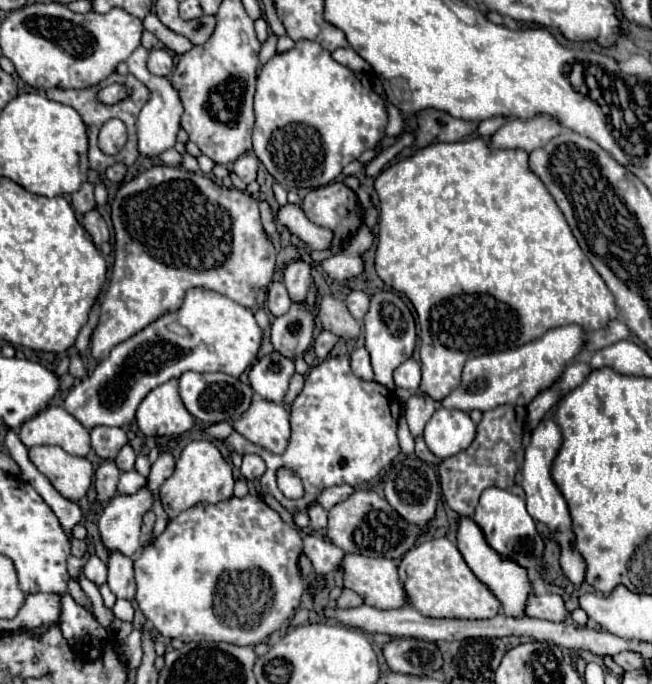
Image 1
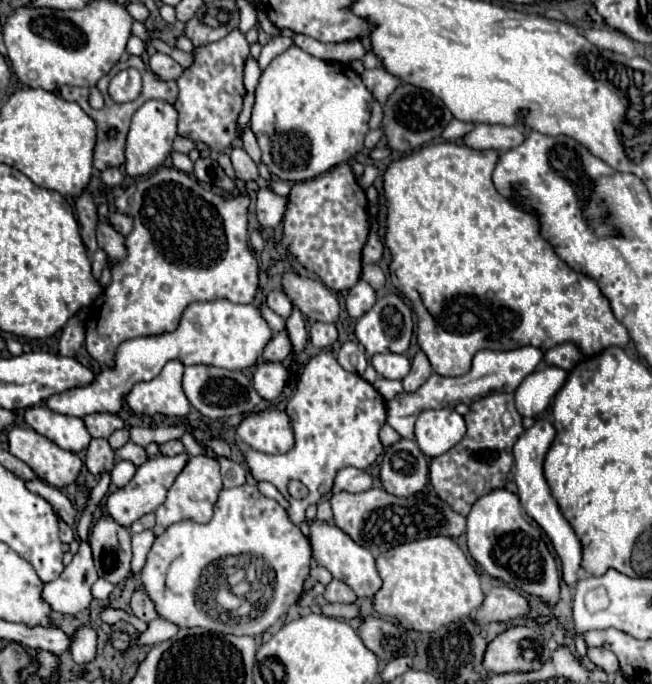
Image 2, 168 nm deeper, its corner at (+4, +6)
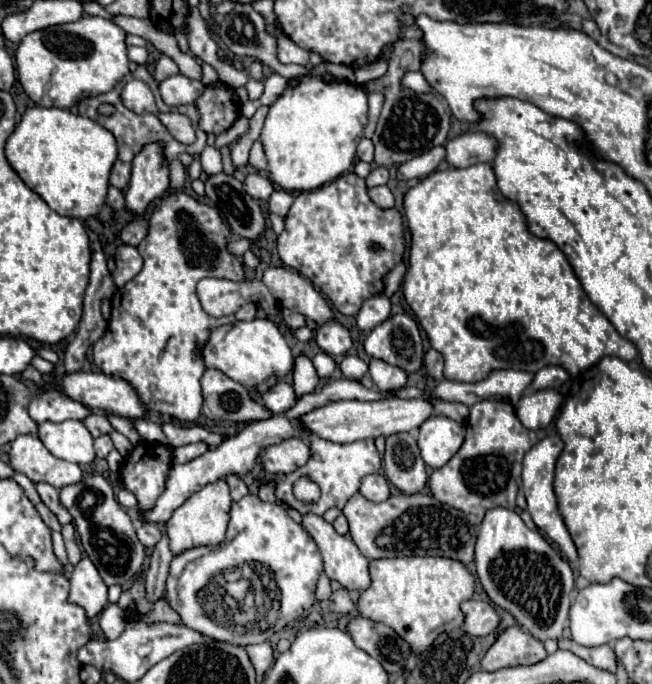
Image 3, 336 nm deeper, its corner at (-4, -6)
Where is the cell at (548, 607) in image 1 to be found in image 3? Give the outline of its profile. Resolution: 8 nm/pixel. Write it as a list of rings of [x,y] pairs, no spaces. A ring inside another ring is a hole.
[[[468,600],[462,604],[462,612],[466,614],[462,628],[472,636],[488,636],[500,624],[496,606],[486,600]]]

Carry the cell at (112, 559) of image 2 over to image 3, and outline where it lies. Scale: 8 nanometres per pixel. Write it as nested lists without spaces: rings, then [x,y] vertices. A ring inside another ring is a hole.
[[[84,474],[84,478],[78,484],[70,484],[60,490],[60,502],[72,514],[80,542],[82,542],[88,558],[98,568],[104,584],[106,586],[118,584],[124,590],[130,588],[134,584],[138,572],[142,570],[144,546],[136,538],[132,520],[116,502],[108,480],[102,478],[100,474]]]

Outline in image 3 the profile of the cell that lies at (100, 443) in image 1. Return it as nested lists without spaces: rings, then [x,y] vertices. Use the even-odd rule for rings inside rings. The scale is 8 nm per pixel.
[[[90,414],[88,416],[88,420],[84,420],[84,424],[86,424],[86,428],[90,430],[90,434],[94,436],[94,438],[98,438],[98,436],[102,436],[102,434],[112,434],[114,432],[114,428],[112,428],[112,424],[108,422],[108,418],[104,416],[104,414]]]

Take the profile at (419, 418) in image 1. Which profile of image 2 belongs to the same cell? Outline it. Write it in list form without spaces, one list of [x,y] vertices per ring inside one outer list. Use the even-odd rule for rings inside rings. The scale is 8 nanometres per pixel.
[[[420,350],[412,360],[412,368],[410,368],[408,376],[402,380],[404,390],[406,392],[414,392],[420,384],[424,384],[430,378],[430,374],[432,374],[432,366],[430,366],[426,354]]]

